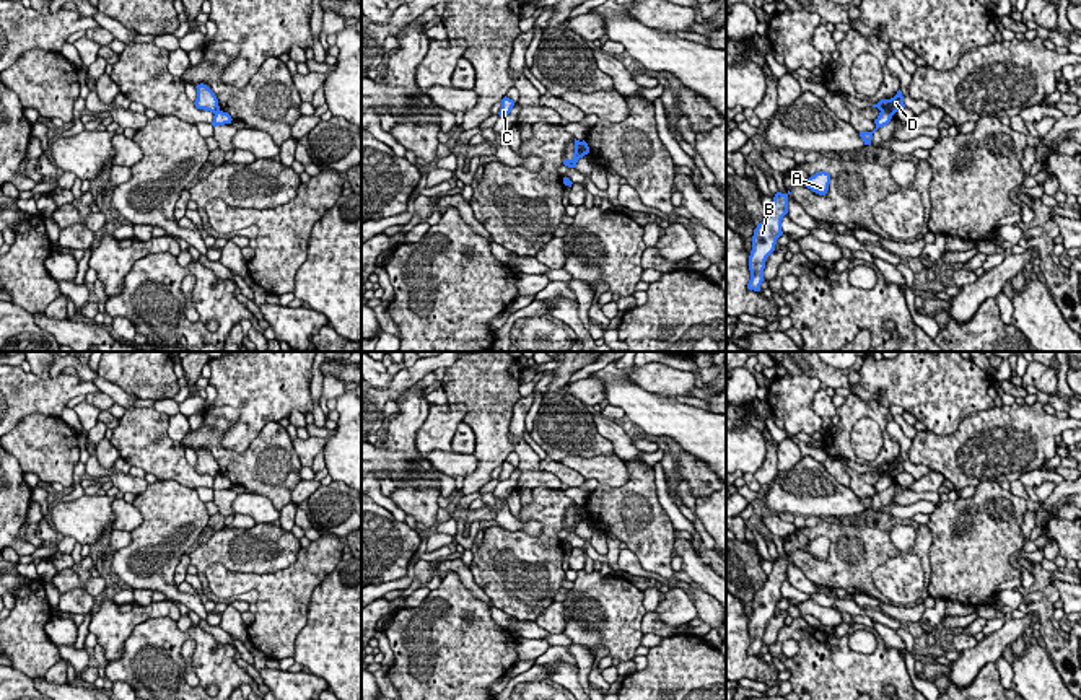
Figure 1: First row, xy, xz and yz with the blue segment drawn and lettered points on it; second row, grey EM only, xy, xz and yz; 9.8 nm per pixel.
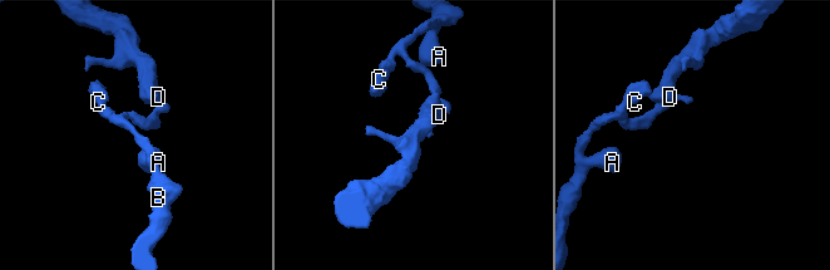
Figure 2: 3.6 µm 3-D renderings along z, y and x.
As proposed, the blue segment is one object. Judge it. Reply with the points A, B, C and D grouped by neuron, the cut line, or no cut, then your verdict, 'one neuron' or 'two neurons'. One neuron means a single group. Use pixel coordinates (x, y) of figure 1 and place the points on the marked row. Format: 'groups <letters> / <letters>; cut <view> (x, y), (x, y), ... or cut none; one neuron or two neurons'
groups A B C / D; cut yz (881, 109), (894, 113); two neurons

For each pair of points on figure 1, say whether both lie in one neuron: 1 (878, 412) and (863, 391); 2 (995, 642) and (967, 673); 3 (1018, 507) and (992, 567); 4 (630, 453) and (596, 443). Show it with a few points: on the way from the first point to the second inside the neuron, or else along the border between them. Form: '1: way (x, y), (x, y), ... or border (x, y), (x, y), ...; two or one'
1: border (852, 393), (886, 407); two
2: way (987, 650), (972, 664); one
3: way (1013, 521), (992, 542), (992, 552); one
4: border (593, 415), (596, 430), (612, 445), (616, 453); two

